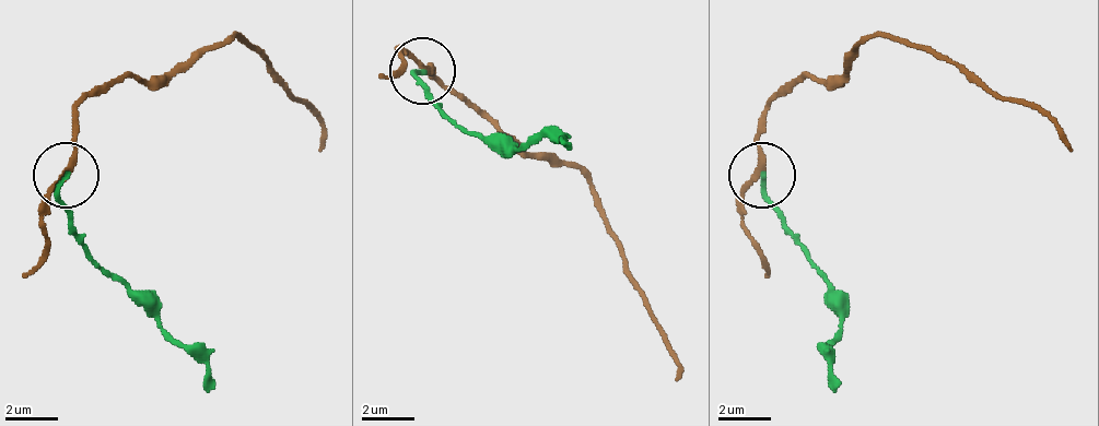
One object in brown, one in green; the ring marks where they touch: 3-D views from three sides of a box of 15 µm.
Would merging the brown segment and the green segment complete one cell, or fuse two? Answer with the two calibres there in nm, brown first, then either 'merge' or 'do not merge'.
200/190 nm | do not merge

